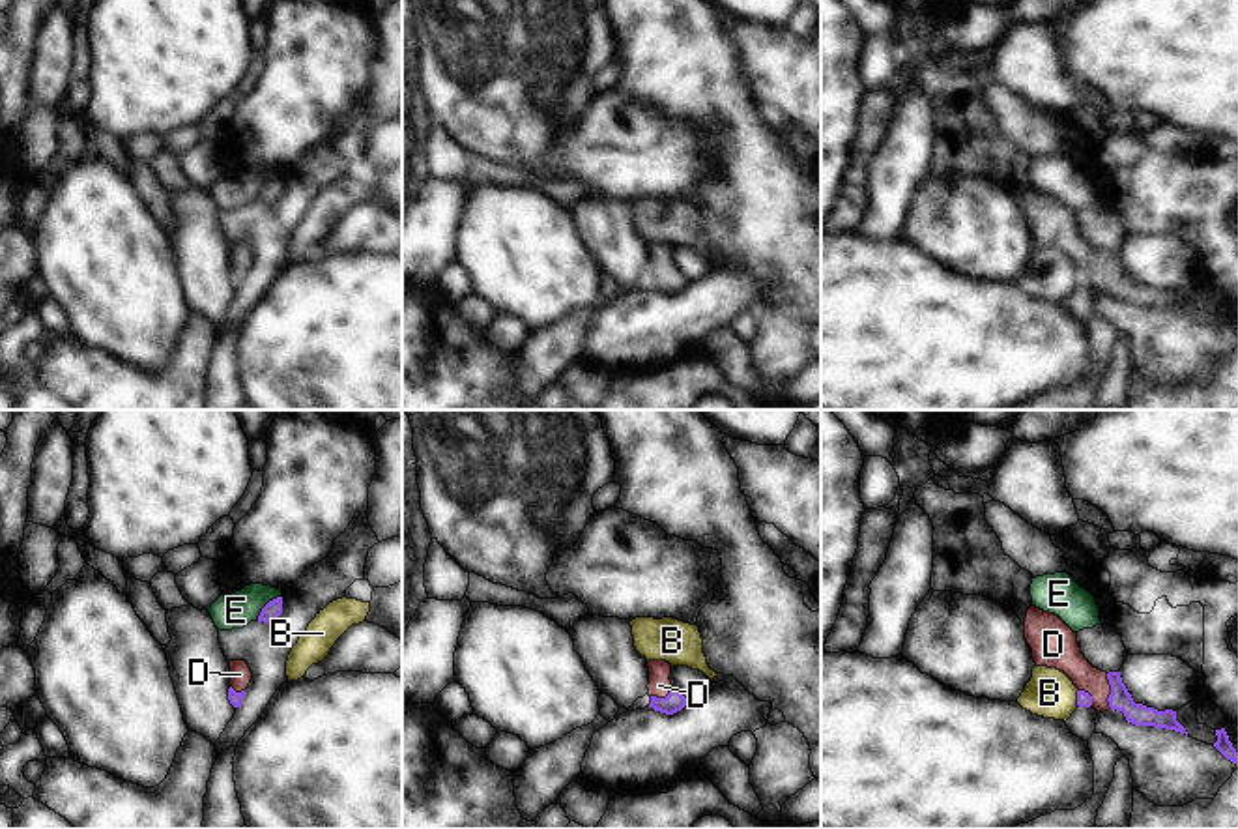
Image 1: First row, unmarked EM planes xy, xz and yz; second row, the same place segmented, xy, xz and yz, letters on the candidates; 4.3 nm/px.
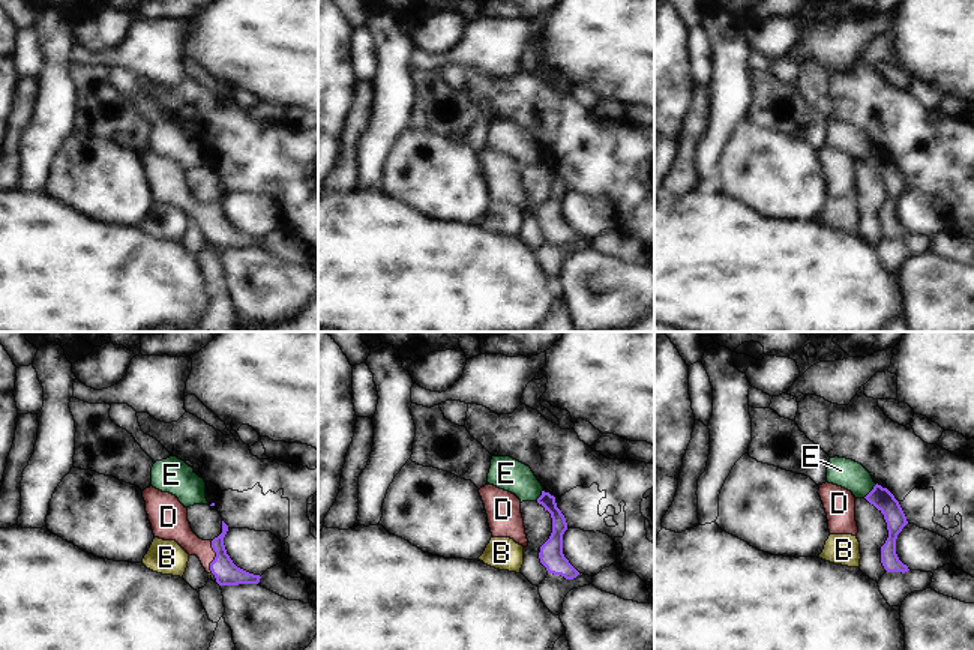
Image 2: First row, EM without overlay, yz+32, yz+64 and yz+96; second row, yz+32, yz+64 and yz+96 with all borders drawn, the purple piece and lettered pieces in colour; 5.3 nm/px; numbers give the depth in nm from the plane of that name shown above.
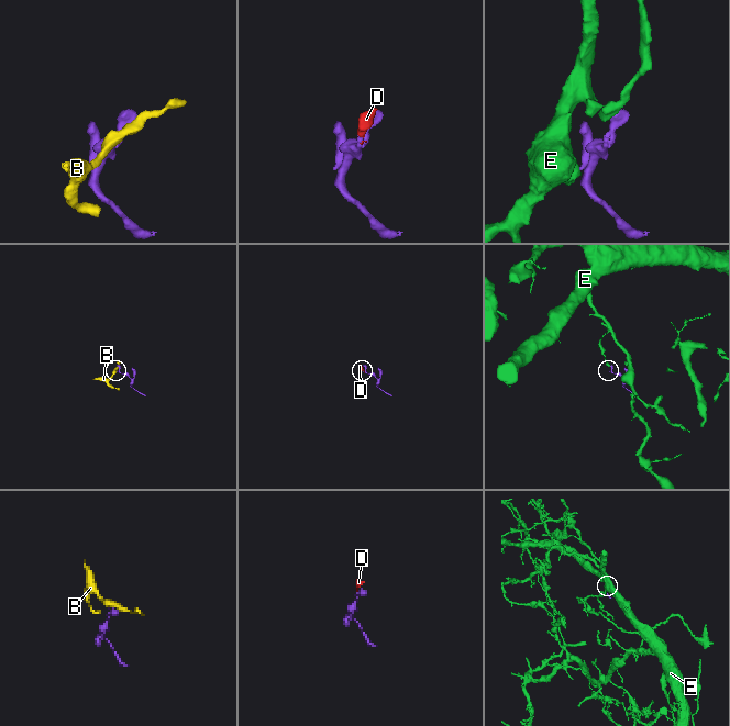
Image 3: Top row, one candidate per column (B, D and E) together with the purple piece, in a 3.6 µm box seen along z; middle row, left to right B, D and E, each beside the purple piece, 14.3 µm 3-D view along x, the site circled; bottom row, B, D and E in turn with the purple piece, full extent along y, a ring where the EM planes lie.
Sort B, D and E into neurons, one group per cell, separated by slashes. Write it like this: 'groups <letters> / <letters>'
groups B / D / E

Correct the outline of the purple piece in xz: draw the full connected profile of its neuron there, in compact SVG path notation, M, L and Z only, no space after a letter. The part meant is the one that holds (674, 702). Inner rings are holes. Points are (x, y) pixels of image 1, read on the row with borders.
M649 661L649 696L655 711L673 715L681 711L688 700L671 685L671 664L666 661Z

